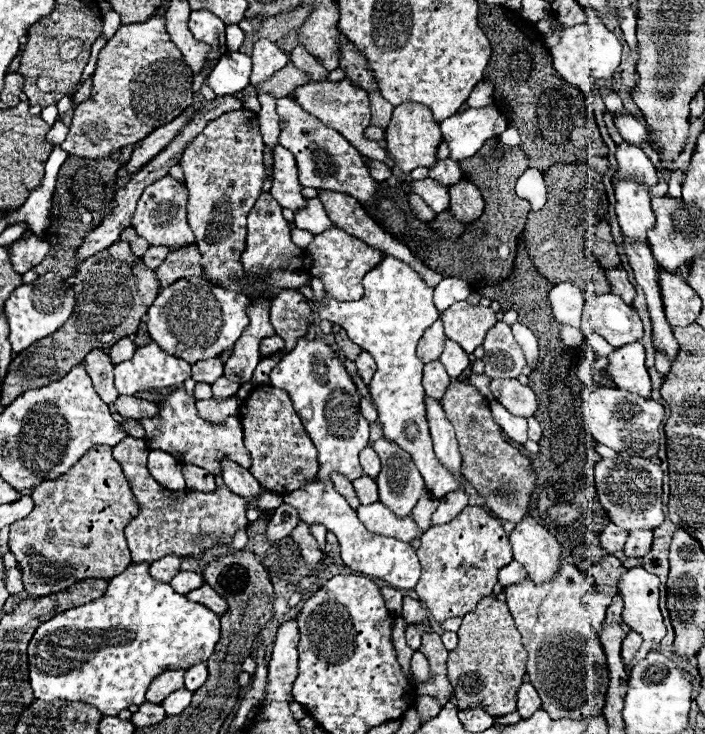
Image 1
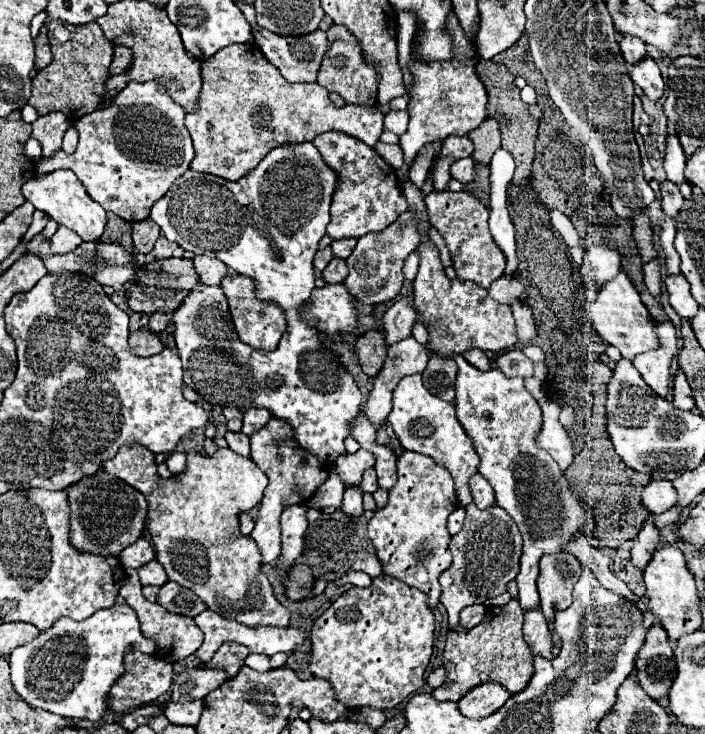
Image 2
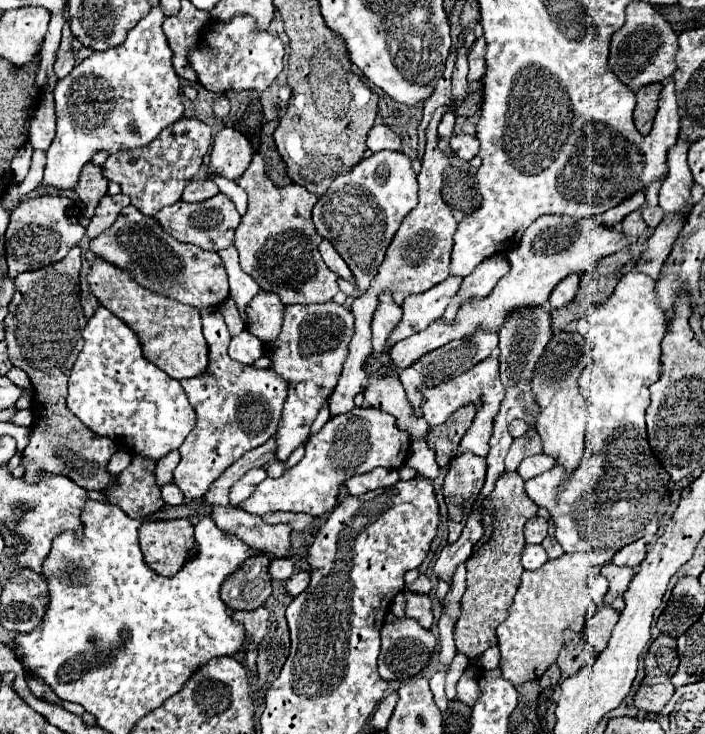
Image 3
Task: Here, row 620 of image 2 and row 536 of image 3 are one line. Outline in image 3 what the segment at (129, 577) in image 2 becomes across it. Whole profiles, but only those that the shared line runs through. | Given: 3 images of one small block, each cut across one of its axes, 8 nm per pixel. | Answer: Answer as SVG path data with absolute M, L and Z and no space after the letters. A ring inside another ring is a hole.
M184 518L146 522L140 528L144 562L160 576L172 576L178 572L190 558L194 546L194 524Z

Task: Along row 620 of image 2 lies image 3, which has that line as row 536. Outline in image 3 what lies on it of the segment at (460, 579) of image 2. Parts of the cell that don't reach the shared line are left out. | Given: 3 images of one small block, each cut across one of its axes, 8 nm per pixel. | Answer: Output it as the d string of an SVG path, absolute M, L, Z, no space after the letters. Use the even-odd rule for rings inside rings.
M464 452L458 454L446 472L442 492L448 504L448 542L454 544L466 524L468 512L472 508L472 498L478 496L486 478L486 458Z

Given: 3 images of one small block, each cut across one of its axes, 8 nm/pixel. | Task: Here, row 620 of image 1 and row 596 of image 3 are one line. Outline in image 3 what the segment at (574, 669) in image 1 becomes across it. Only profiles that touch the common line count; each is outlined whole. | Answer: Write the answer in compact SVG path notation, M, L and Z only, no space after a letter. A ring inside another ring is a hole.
M584 552L564 554L556 560L548 560L540 570L526 570L522 574L520 588L516 592L510 616L496 628L498 646L502 654L500 670L506 680L514 686L528 680L538 680L550 664L556 662L558 652L564 644L564 632L582 632L594 602L590 600L588 588L590 562Z

